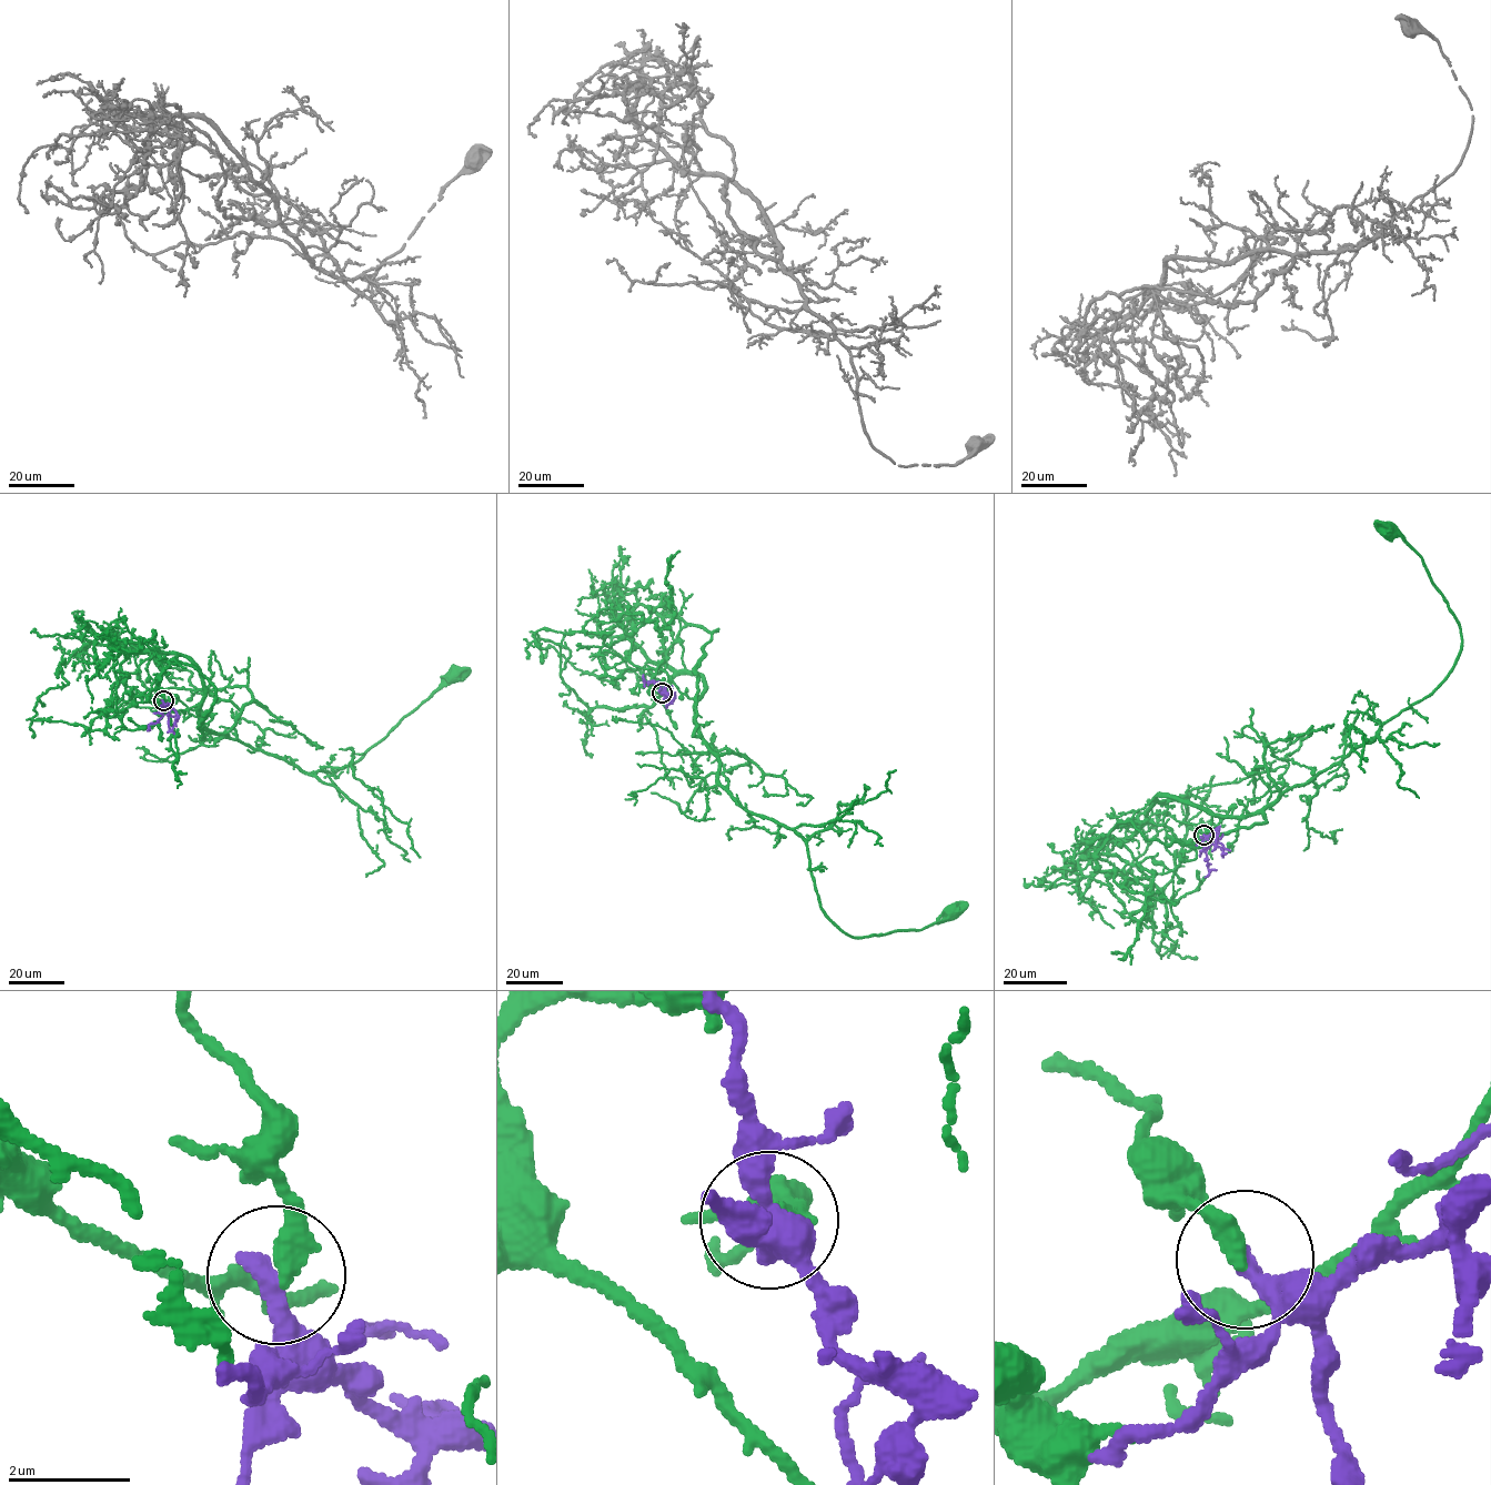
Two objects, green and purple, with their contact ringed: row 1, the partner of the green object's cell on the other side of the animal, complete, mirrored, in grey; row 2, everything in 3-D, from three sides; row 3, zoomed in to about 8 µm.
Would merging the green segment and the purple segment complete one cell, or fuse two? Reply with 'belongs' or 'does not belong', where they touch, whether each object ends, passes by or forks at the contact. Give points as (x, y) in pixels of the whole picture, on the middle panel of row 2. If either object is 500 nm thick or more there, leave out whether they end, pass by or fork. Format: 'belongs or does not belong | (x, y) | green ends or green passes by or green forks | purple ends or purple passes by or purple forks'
does not belong | (662, 693) | green ends | purple ends

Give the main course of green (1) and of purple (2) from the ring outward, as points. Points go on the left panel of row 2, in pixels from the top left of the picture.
1: (163, 700), (149, 660), (187, 655), (202, 679), (205, 731), (304, 771), (331, 774), (385, 737), (453, 675)
2: (163, 700), (177, 713), (173, 734)

